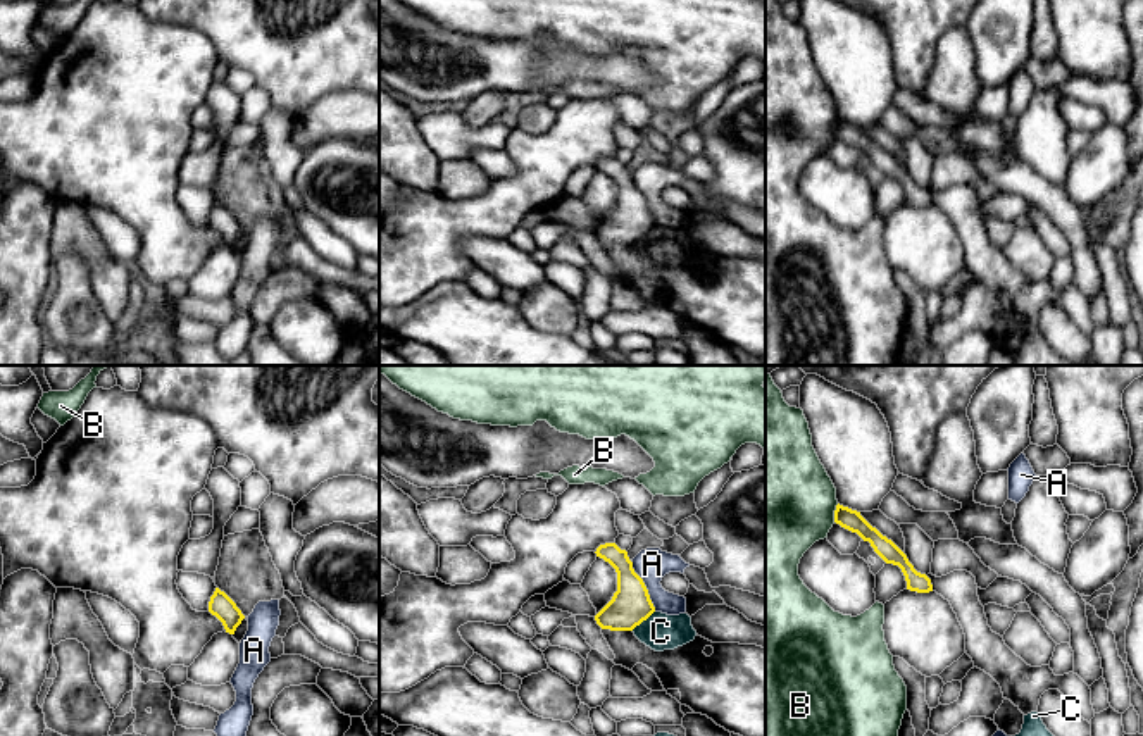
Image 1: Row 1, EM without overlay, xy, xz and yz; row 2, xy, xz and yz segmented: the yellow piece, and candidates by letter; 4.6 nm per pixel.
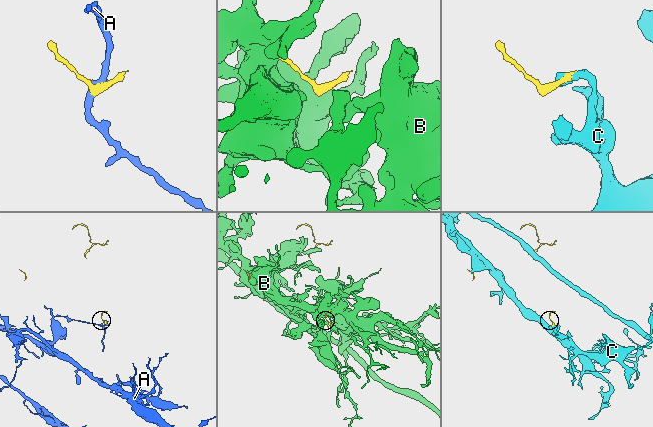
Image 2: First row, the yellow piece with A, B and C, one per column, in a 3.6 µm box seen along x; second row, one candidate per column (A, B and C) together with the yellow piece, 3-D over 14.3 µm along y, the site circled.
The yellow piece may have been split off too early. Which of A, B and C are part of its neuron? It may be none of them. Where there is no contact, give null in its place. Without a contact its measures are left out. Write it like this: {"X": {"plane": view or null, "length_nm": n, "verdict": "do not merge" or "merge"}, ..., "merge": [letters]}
{"A": {"plane": "xz", "length_nm": 260, "verdict": "do not merge"}, "B": {"plane": "yz", "length_nm": 90, "verdict": "do not merge"}, "C": {"plane": "xz", "length_nm": 140, "verdict": "do not merge"}, "merge": []}

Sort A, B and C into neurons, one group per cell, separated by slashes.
A / B / C

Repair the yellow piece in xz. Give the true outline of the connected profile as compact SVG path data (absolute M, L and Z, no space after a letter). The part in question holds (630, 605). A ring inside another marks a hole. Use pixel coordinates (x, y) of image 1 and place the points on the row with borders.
M605 543L595 553L617 572L617 591L595 615L595 621L602 629L633 631L655 612L648 589L634 572L626 550L621 550L615 543Z

